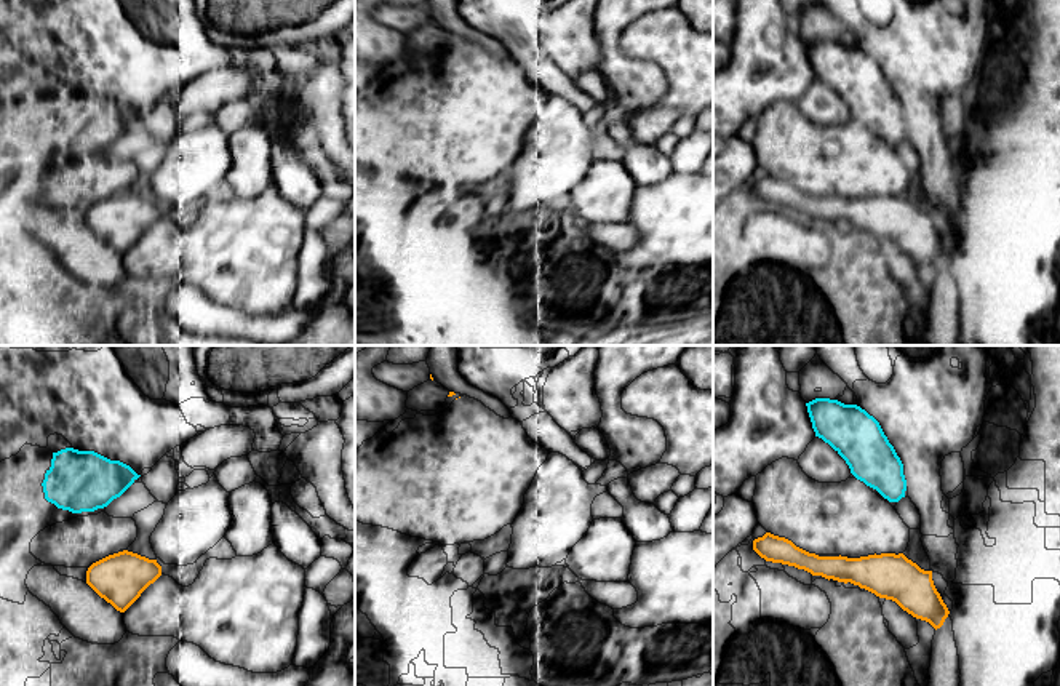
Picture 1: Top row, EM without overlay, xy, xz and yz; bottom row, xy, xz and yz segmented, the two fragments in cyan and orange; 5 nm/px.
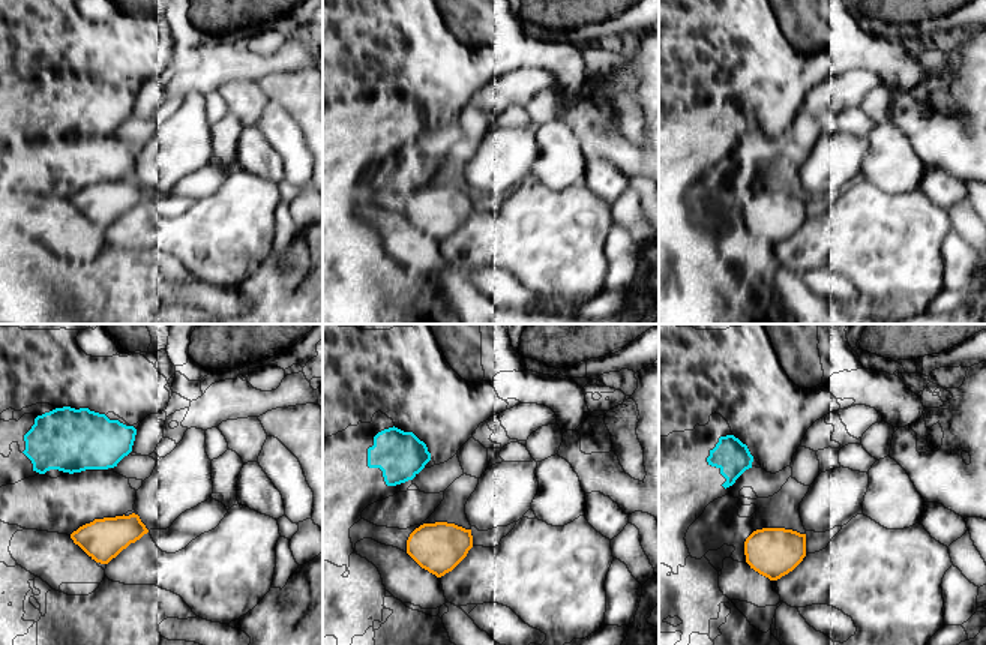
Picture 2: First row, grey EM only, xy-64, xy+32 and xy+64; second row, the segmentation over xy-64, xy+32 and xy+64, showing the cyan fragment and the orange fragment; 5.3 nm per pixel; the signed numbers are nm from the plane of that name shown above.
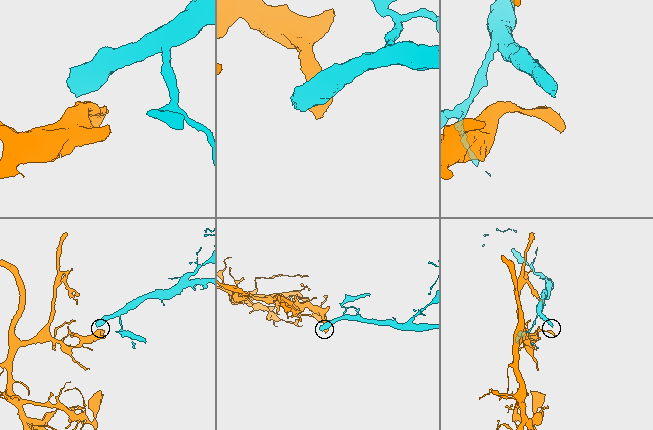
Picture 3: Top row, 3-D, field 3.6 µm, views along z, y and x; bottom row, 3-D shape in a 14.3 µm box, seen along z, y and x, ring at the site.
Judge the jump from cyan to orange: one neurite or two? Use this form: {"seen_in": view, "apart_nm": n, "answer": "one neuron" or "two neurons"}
{"seen_in": "xy", "apart_nm": 240, "answer": "two neurons"}

